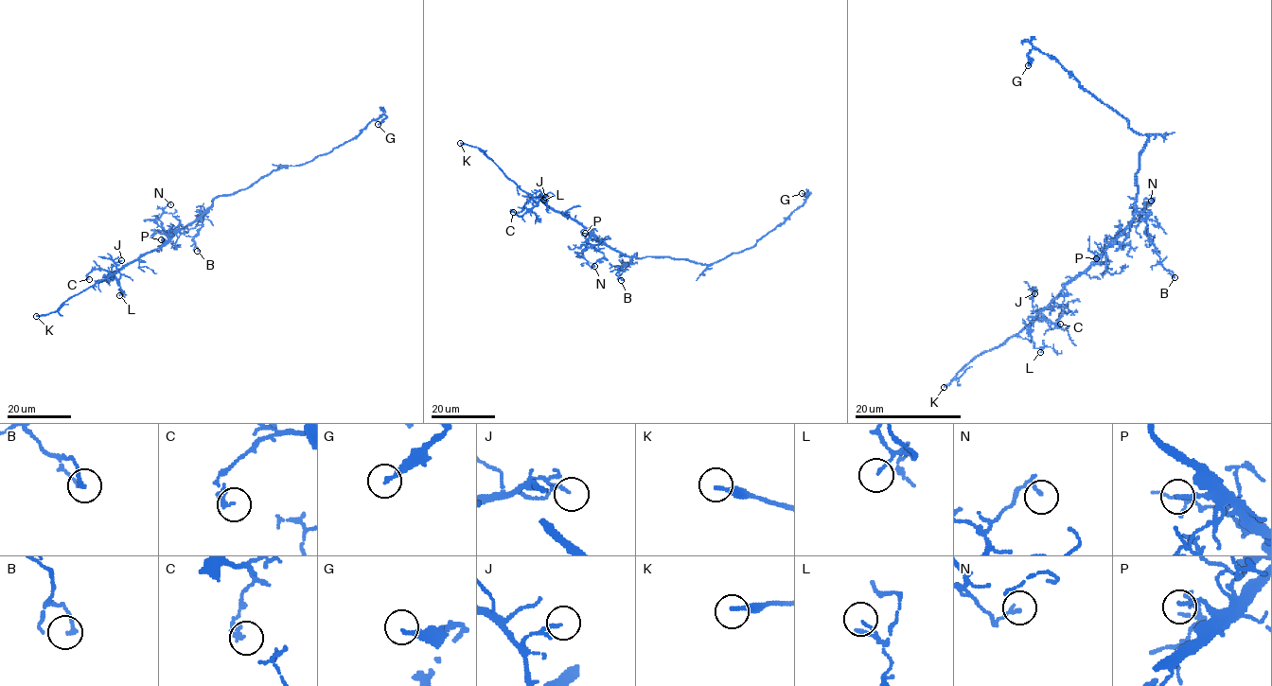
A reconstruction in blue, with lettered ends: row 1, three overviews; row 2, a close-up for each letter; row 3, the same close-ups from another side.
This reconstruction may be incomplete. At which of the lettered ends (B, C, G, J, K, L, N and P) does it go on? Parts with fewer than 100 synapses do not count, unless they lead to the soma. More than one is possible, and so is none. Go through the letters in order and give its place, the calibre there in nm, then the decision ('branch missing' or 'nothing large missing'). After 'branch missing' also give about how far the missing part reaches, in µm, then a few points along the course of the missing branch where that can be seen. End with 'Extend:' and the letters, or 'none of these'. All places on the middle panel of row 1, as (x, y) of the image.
B: place (621, 280); calibre 170 nm; nothing large missing
C: place (513, 212); calibre 150 nm; nothing large missing
G: place (802, 193); calibre 170 nm; nothing large missing
J: place (545, 197); calibre 140 nm; nothing large missing
K: place (460, 143); calibre 260 nm; branch missing; missing 20 µm
L: place (543, 200); calibre 110 nm; nothing large missing
N: place (594, 266); calibre 130 nm; nothing large missing
P: place (585, 233); calibre 170 nm; nothing large missing
Extend: K

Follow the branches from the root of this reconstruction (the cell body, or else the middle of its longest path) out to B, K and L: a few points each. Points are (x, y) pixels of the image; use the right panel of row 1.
B: (1135, 202), (1135, 207), (1145, 216), (1148, 237), (1155, 244), (1161, 264), (1174, 277)
K: (1135, 202), (1135, 215), (1128, 225), (1027, 326), (998, 346), (978, 355), (944, 387)
L: (1135, 202), (1135, 215), (1128, 225), (1032, 320), (1029, 336), (1036, 348), (1045, 346), (1040, 352)

